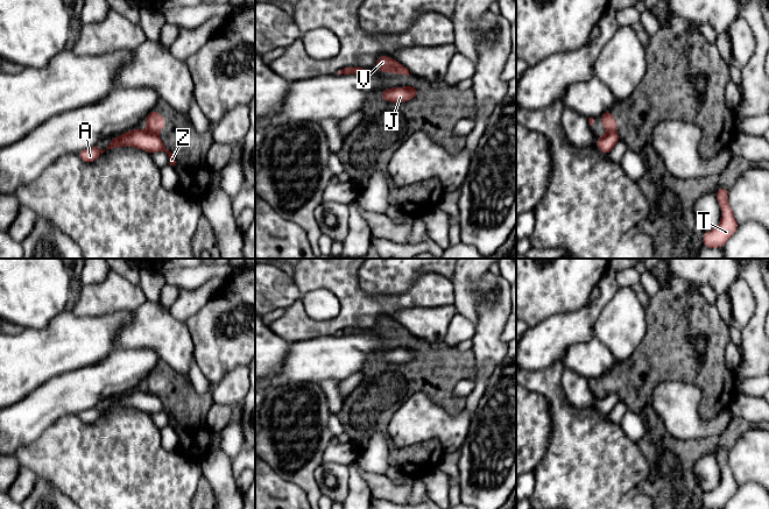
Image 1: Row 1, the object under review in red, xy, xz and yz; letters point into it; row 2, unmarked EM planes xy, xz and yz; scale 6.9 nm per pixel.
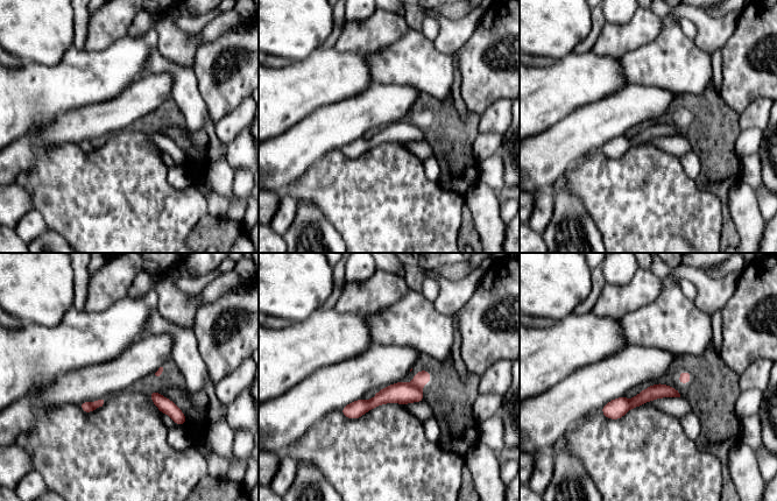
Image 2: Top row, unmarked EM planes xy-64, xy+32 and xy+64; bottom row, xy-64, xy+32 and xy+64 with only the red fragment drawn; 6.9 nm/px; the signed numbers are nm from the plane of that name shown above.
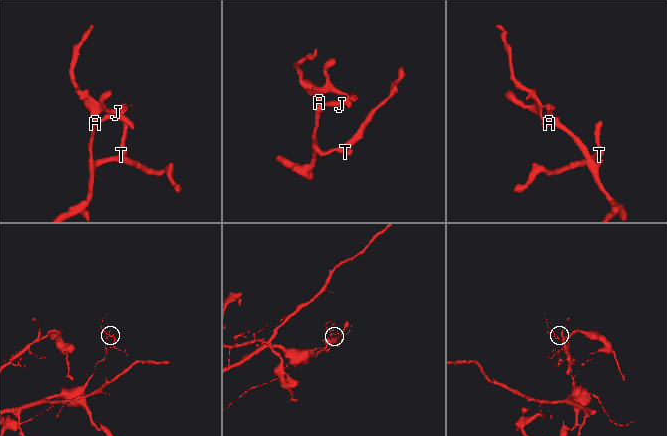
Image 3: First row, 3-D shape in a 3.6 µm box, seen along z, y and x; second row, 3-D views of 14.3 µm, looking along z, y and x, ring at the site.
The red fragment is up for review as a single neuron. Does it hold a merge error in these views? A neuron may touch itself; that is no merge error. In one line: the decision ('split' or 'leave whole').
split

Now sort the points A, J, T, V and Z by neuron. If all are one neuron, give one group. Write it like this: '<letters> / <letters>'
A J T Z / V

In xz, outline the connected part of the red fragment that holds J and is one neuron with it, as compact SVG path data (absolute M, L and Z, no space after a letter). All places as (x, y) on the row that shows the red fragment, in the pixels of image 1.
M410 84L404 87L387 87L380 93L380 97L384 101L404 102L415 98L414 90Z

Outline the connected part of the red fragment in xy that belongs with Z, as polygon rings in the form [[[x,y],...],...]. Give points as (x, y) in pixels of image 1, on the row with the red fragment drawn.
[[[132,129],[117,137],[113,137],[106,149],[118,147],[134,147],[154,154],[156,151],[165,151],[169,157],[170,165],[175,165],[176,161],[174,155],[164,147],[162,140],[157,134],[153,134],[148,130]]]

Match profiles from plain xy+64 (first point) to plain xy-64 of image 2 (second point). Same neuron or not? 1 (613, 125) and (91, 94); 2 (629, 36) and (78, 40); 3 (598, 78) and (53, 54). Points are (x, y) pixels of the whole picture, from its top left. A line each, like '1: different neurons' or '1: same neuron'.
1: different neurons
2: different neurons
3: different neurons

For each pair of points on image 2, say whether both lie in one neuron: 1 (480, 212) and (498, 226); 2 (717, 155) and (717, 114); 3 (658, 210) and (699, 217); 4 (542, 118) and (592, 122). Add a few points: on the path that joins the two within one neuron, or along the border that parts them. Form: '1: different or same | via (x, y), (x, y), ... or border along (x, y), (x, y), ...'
1: same | via (485, 217), (493, 225)
2: same | via (717, 145), (717, 125)
3: same | via (669, 210), (689, 212)
4: different | border along (584, 104), (537, 134)

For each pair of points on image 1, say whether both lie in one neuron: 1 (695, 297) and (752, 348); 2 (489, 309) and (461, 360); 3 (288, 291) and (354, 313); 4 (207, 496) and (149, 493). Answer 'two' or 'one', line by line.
1: two
2: two
3: two
4: two

